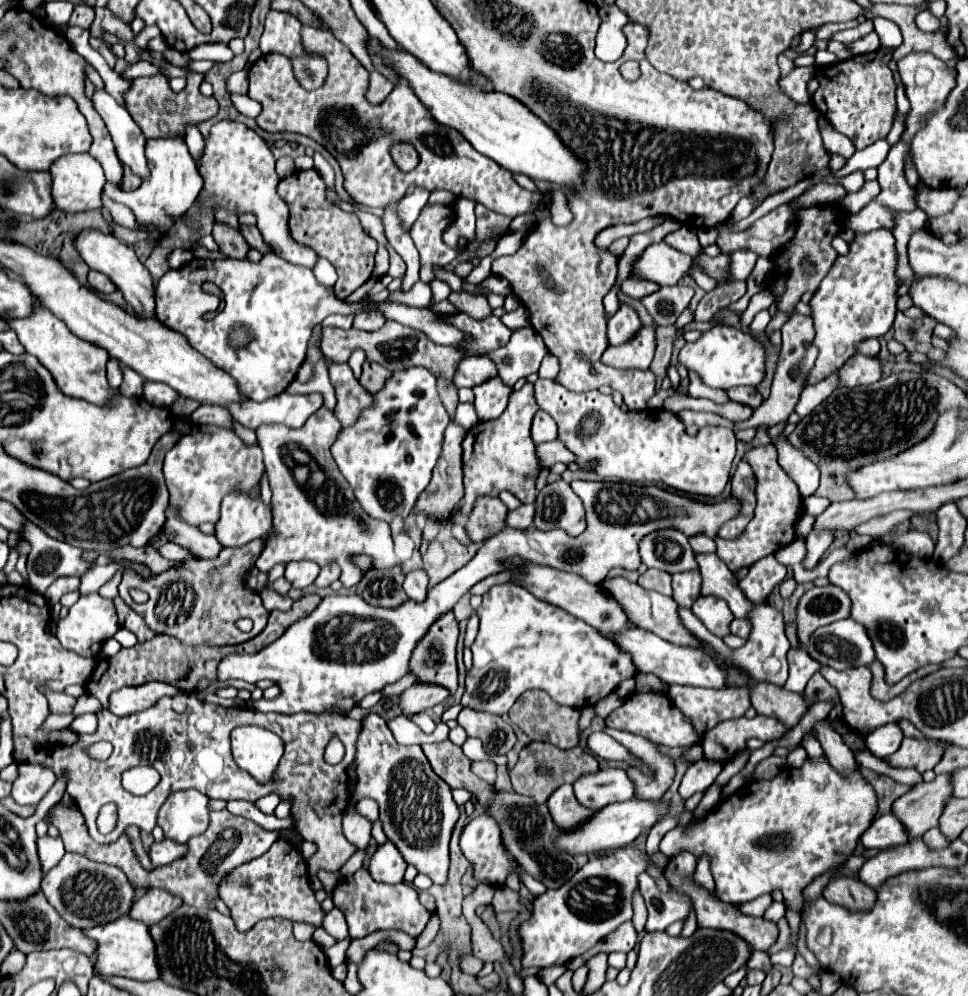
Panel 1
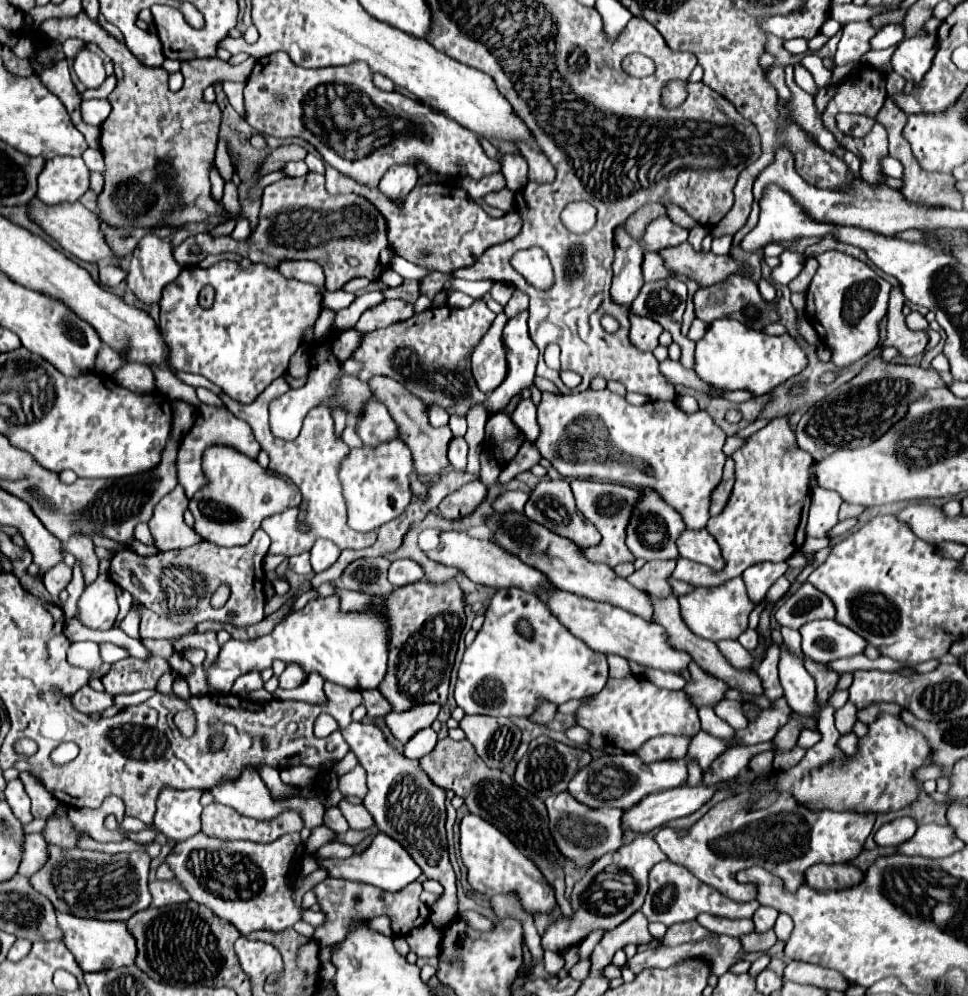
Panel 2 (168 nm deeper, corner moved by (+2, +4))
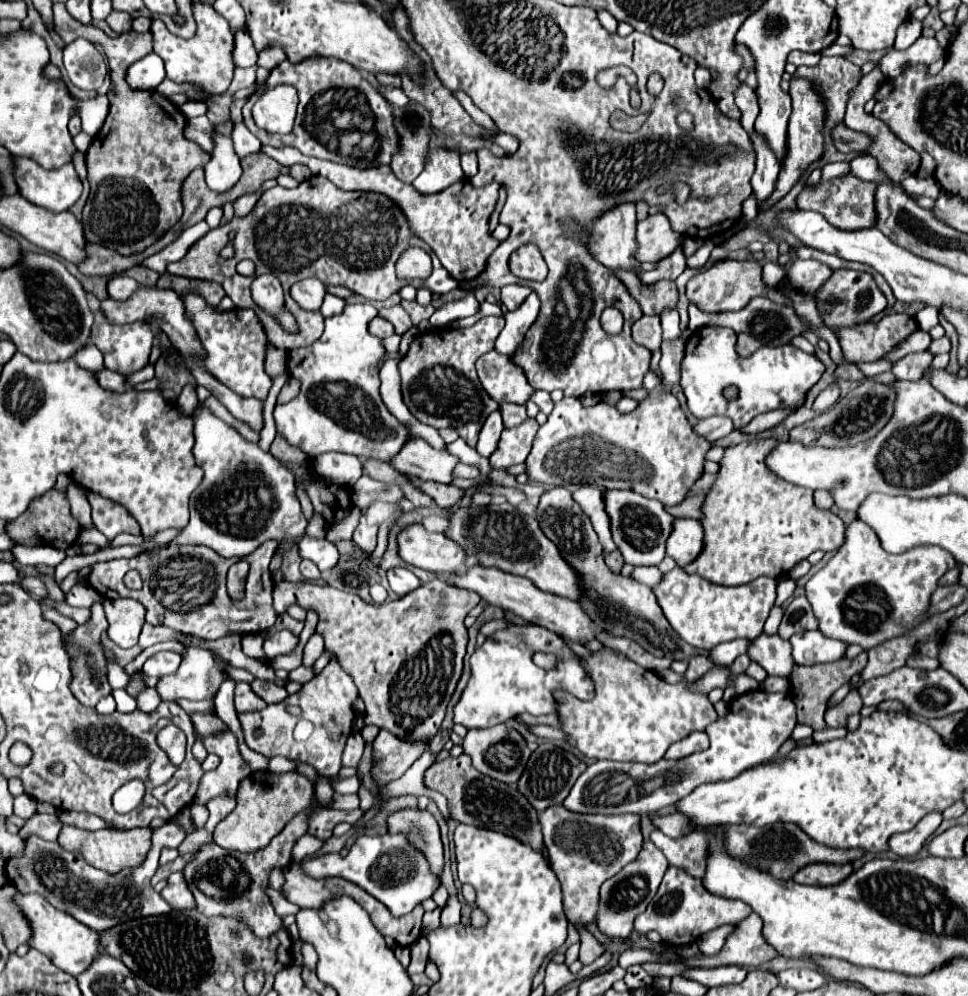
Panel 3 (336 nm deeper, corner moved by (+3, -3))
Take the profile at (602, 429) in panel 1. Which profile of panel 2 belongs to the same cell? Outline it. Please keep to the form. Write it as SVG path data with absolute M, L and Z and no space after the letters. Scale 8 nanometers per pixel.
M607 388L605 390L583 390L583 392L575 392L575 394L561 394L561 396L555 396L555 394L549 394L549 392L543 392L543 400L537 408L537 424L539 424L539 436L535 440L535 446L537 450L541 452L543 458L547 458L551 462L551 466L565 478L599 478L603 482L615 482L615 484L623 484L623 486L631 486L631 488L639 488L639 486L647 486L655 492L659 492L663 496L663 500L673 506L681 516L683 516L683 522L687 528L705 528L707 520L709 520L709 496L711 496L711 488L715 488L715 484L719 484L721 480L721 474L723 474L723 460L725 460L725 454L723 454L723 444L725 444L725 432L711 420L711 416L705 412L705 410L697 410L693 414L685 414L675 402L663 402L663 400L649 400L647 404L643 406L633 406L629 404L623 396L617 396L613 392L609 392Z

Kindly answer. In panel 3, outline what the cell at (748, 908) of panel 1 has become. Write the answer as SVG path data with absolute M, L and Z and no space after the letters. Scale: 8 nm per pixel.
M668 867L656 897L652 899L648 909L636 917L634 929L644 935L648 931L658 931L664 943L668 943L672 947L680 947L680 945L696 941L702 933L708 933L720 925L726 925L726 923L738 925L750 913L752 913L752 907L748 903L738 901L738 899L718 897L718 895L706 891L706 887L702 887L700 879L694 879L686 871L680 871L676 867Z

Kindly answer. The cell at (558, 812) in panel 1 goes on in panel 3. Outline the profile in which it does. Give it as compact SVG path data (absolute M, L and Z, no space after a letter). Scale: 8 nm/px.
M552 805L540 813L544 845L550 857L550 867L554 869L556 877L562 883L562 897L564 897L564 913L570 923L584 923L590 925L596 919L598 909L598 889L600 885L616 875L626 863L634 861L640 847L642 847L642 833L640 833L640 817L638 815L586 815L586 813L572 813L566 811L564 805Z

